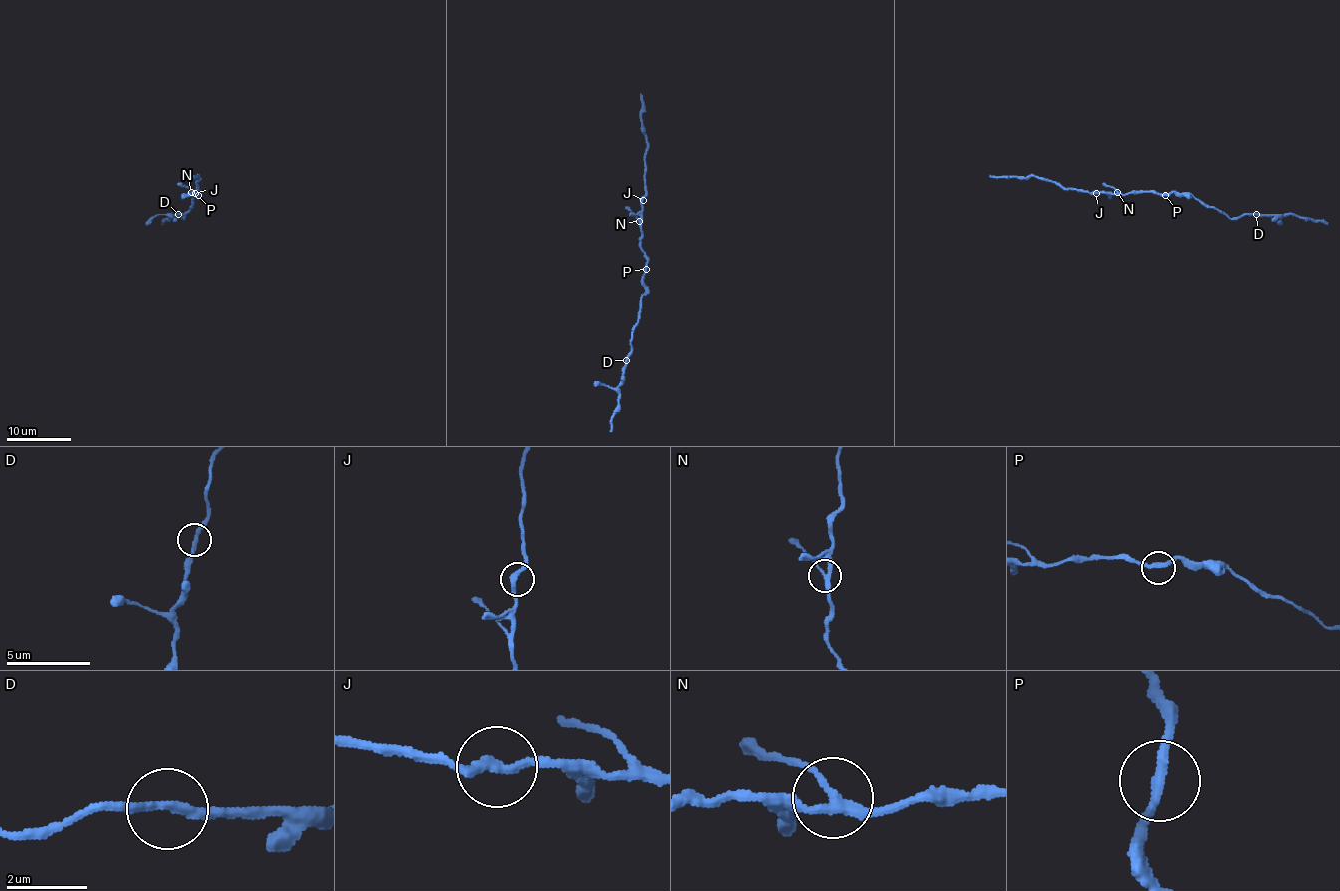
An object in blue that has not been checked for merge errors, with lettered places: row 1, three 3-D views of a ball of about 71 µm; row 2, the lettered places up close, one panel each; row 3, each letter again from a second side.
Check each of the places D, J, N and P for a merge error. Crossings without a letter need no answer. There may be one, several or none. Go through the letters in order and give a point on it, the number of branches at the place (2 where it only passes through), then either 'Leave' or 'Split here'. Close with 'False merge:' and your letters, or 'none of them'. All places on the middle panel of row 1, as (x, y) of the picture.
D: Place: (626, 360). Branches: 2. Leave
J: Place: (643, 200). Branches: 2. Leave
N: Place: (639, 221). Branches: 3. Leave
P: Place: (646, 269). Branches: 2. Leave
False merge: none of them

